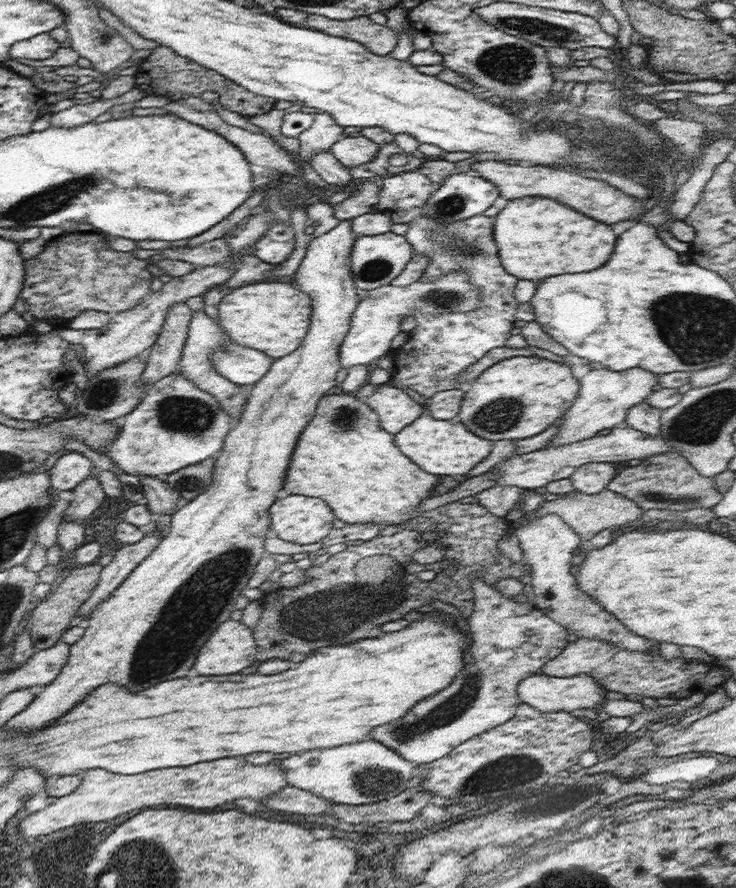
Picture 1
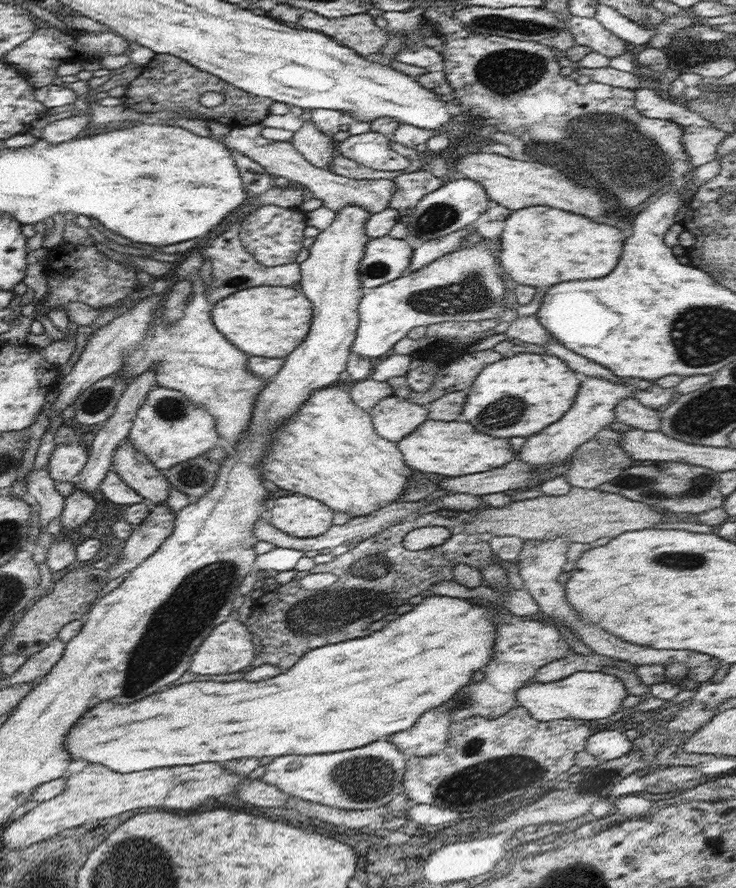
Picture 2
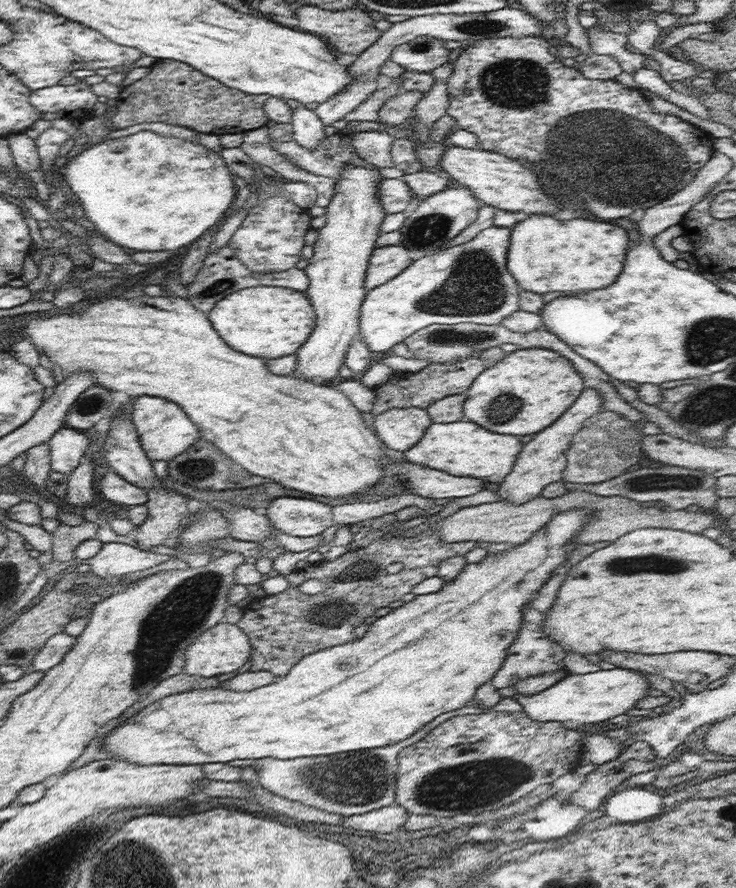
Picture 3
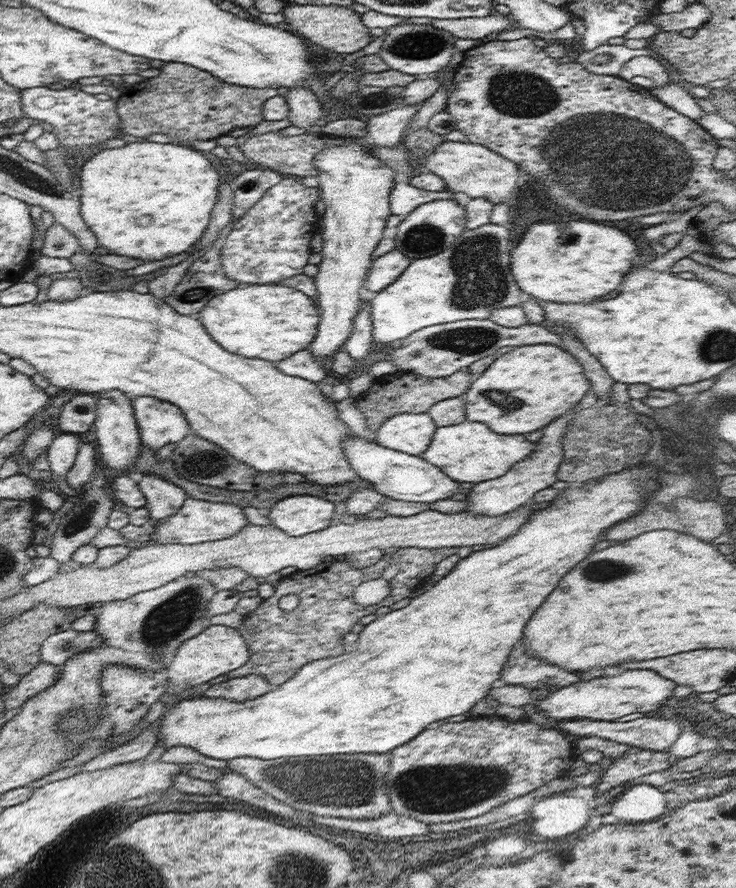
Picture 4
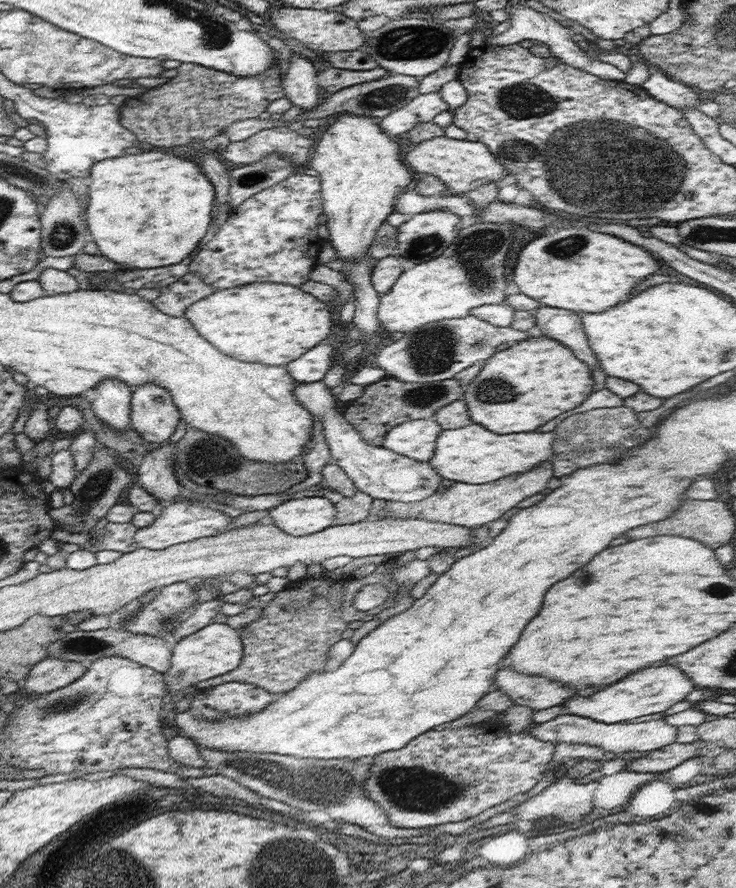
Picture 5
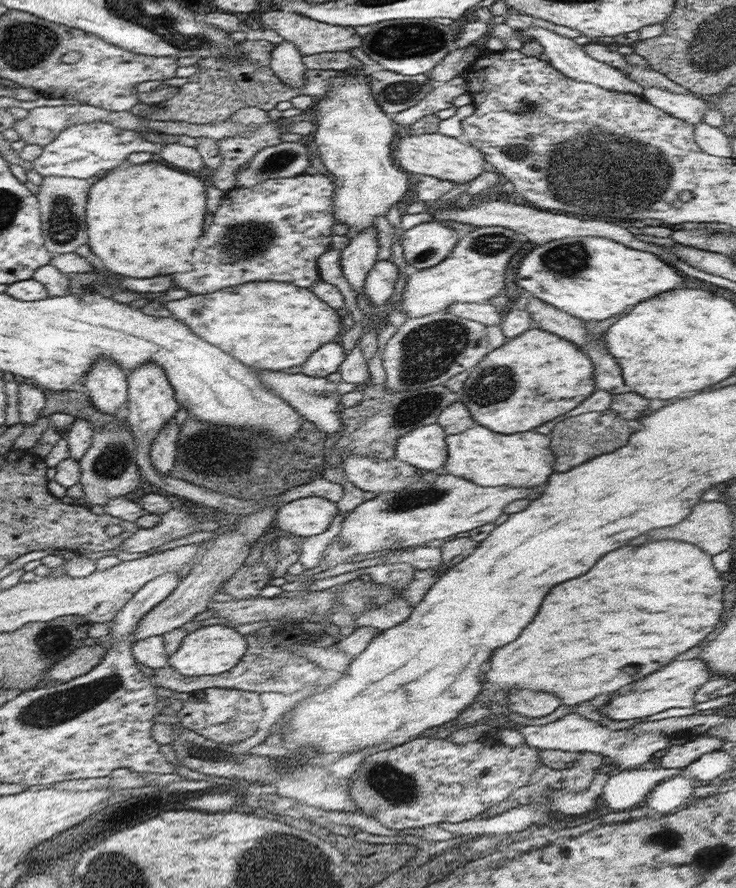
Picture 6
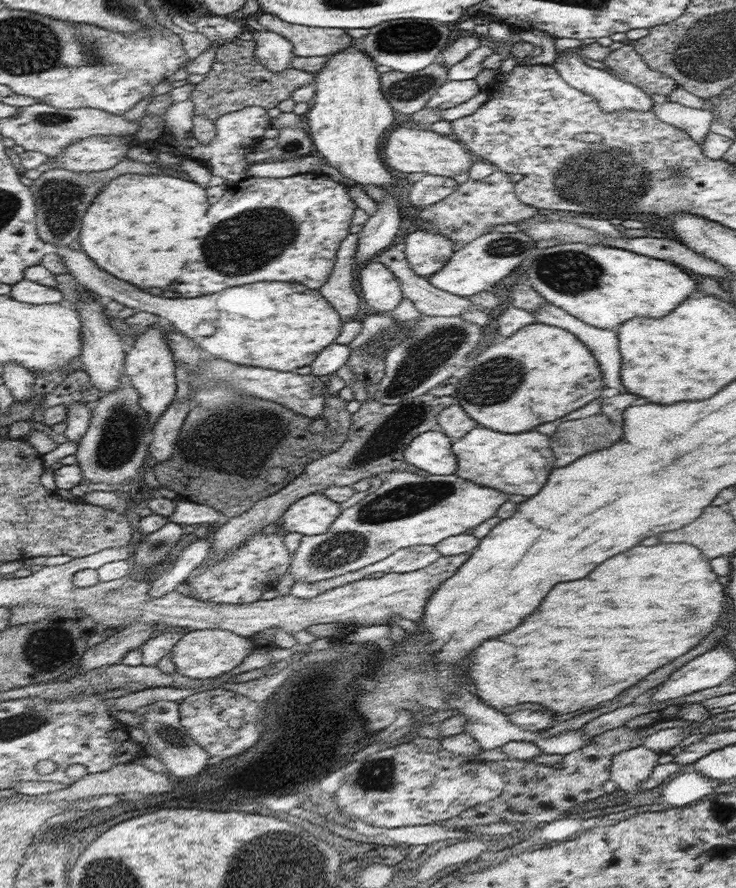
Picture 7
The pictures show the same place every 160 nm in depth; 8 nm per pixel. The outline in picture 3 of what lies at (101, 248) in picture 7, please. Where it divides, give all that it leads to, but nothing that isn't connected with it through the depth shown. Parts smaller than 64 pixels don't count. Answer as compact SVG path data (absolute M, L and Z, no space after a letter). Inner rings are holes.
M142 130L127 137L107 139L76 153L70 162L59 162L60 176L69 184L81 218L106 239L132 250L168 250L177 252L194 242L210 226L218 224L224 212L230 211L237 187L225 160L199 142L158 135Z

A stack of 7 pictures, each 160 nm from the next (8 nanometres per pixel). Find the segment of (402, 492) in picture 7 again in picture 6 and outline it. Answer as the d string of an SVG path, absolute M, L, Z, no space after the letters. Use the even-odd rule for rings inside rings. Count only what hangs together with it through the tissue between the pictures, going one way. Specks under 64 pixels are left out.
M444 471L437 472L434 482L424 483L423 480L420 480L405 489L383 492L370 500L365 500L358 508L354 508L354 512L350 512L348 518L343 520L341 531L322 553L319 563L327 562L330 567L334 567L337 564L349 562L348 560L352 556L364 556L364 554L372 554L372 552L380 552L380 550L394 551L404 547L441 543L454 536L467 535L468 531L473 528L494 522L504 512L506 504L510 504L518 498L526 498L530 492L532 490L512 490L510 486L482 488L478 484L472 484L470 480L452 476Z

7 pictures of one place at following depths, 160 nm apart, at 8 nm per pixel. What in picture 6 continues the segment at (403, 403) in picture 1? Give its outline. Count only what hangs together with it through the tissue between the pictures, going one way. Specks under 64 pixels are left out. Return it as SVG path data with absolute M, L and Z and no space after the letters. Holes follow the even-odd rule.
M437 423L415 428L396 443L395 458L426 471L443 471L446 463L445 430Z

